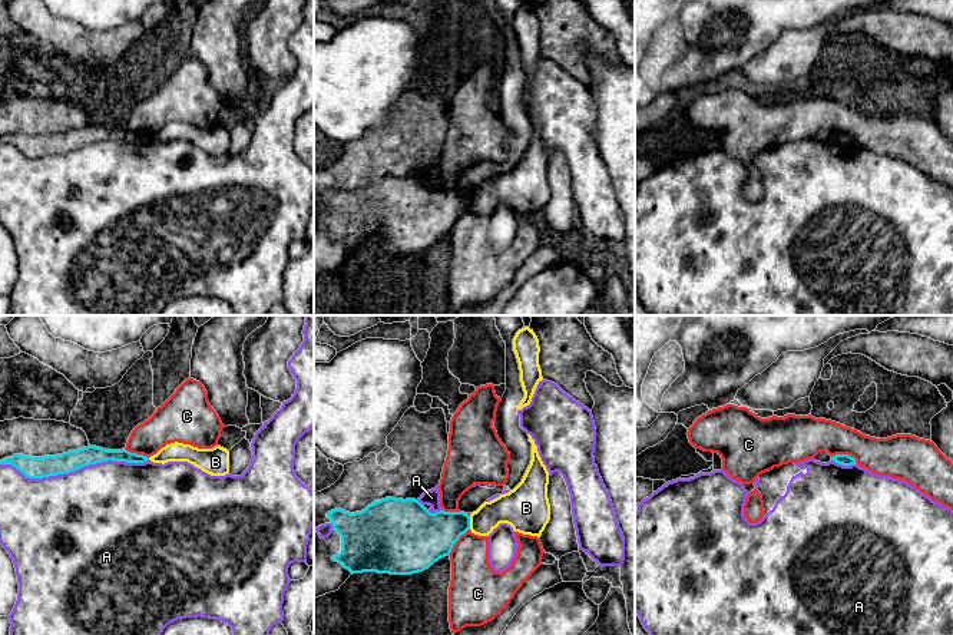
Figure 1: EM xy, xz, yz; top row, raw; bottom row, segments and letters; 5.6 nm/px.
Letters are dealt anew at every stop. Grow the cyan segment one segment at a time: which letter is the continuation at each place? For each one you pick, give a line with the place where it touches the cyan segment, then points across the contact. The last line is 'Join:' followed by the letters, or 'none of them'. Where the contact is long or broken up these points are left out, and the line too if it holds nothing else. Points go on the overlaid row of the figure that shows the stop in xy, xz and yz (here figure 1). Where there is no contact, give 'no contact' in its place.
Join: none of them

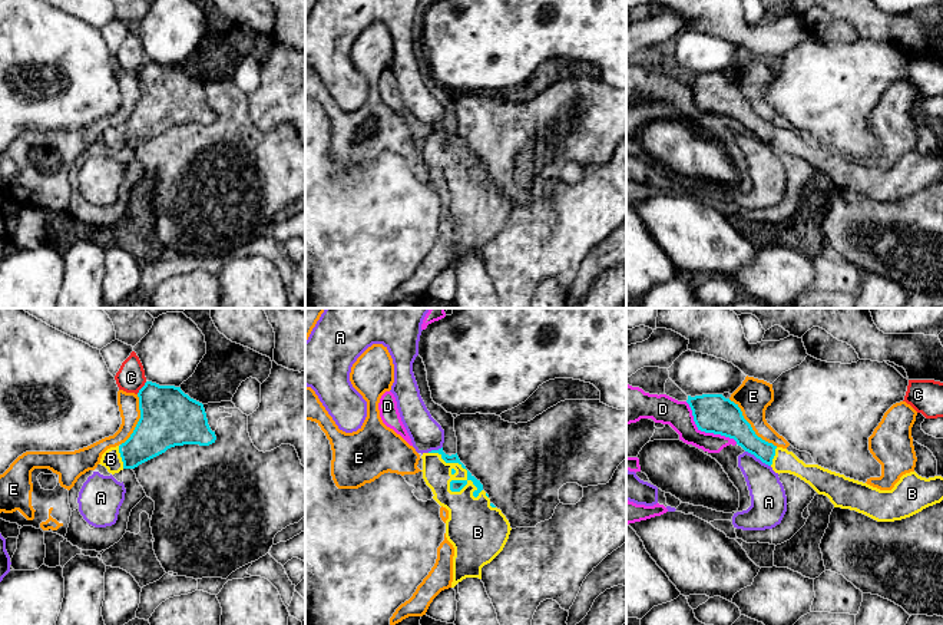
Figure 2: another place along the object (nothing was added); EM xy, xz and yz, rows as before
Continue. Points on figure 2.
B: meets cyan in xz at (463, 468)
Join: B

